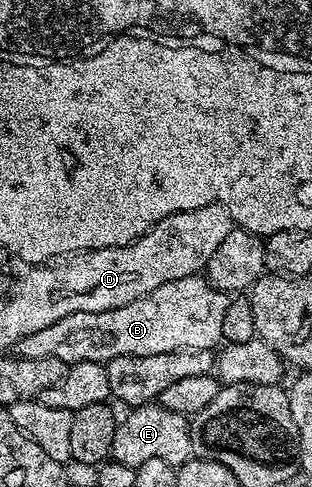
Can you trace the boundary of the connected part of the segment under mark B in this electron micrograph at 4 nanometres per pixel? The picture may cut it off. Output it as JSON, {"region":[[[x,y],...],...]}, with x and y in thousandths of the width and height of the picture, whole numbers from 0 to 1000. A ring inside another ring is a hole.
{"region":[[[625,565],[590,573],[551,573],[551,581],[526,581],[500,589],[500,598],[439,610],[423,622],[397,622],[397,630],[218,647],[141,671],[141,680],[115,680],[58,702],[51,725],[61,733],[109,737],[176,733],[212,743],[215,752],[231,752],[260,741],[337,745],[397,729],[526,729],[526,721],[567,717],[686,717],[712,700],[718,639],[731,639],[734,620],[737,610],[705,600],[689,585],[676,585],[657,567]]]}

